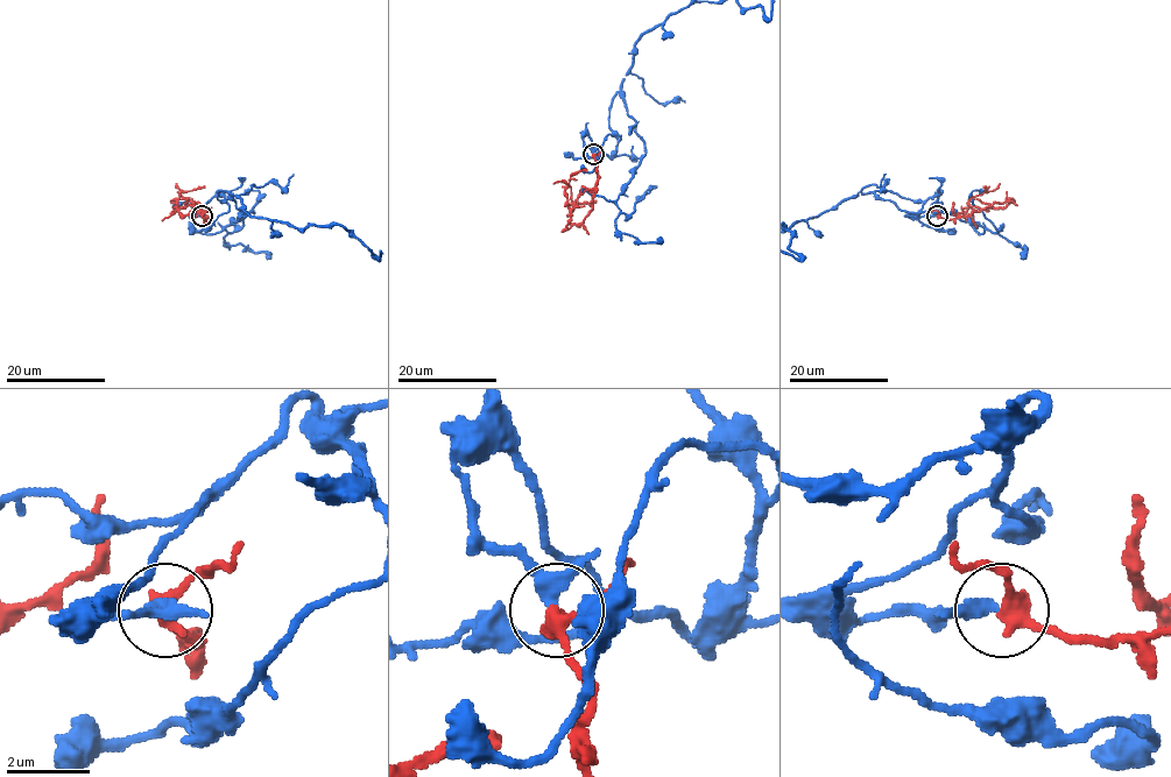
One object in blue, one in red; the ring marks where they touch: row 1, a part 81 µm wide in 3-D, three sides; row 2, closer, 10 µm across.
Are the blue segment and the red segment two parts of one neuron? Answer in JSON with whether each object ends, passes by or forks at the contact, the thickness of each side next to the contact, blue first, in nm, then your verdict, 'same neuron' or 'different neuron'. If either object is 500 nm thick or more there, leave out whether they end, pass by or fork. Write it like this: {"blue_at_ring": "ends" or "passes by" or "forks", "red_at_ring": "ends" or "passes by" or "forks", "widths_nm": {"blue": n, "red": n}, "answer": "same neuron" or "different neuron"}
{"blue_at_ring": "passes by", "red_at_ring": "passes by", "widths_nm": {"blue": 280, "red": 360}, "answer": "same neuron"}

